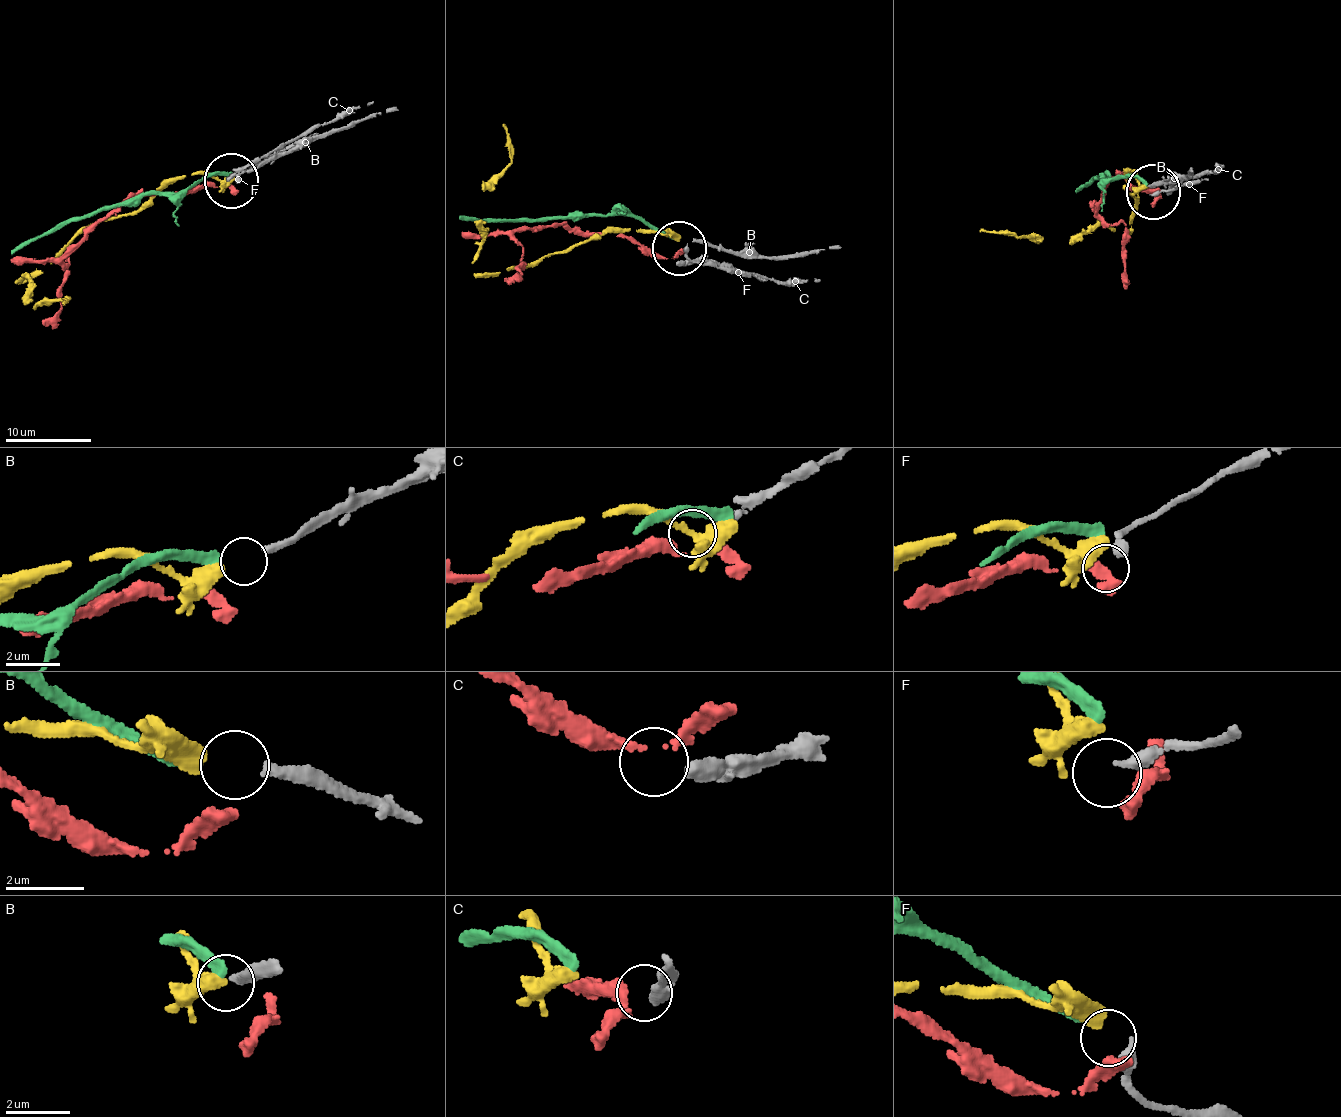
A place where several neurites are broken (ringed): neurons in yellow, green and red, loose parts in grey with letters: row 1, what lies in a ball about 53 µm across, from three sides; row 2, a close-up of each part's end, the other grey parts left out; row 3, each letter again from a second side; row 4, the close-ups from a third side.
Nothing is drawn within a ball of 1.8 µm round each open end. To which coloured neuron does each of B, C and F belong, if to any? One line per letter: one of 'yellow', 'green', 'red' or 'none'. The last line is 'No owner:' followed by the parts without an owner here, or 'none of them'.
B: green
C: red
F: none
No owner: F

